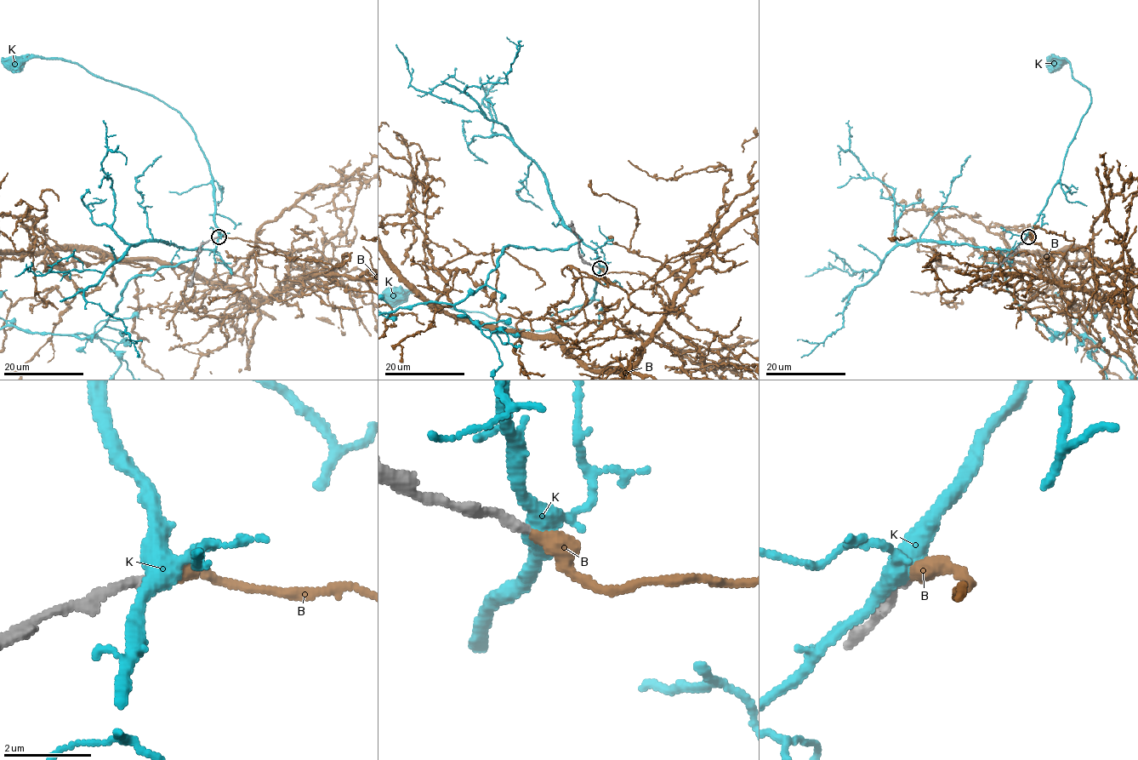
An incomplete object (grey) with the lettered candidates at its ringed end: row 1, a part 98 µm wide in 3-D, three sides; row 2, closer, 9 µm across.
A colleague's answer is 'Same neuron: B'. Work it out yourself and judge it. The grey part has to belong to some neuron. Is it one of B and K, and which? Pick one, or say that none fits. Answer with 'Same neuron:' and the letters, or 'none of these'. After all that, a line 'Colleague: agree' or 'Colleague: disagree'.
Same neuron: B
Colleague: agree

